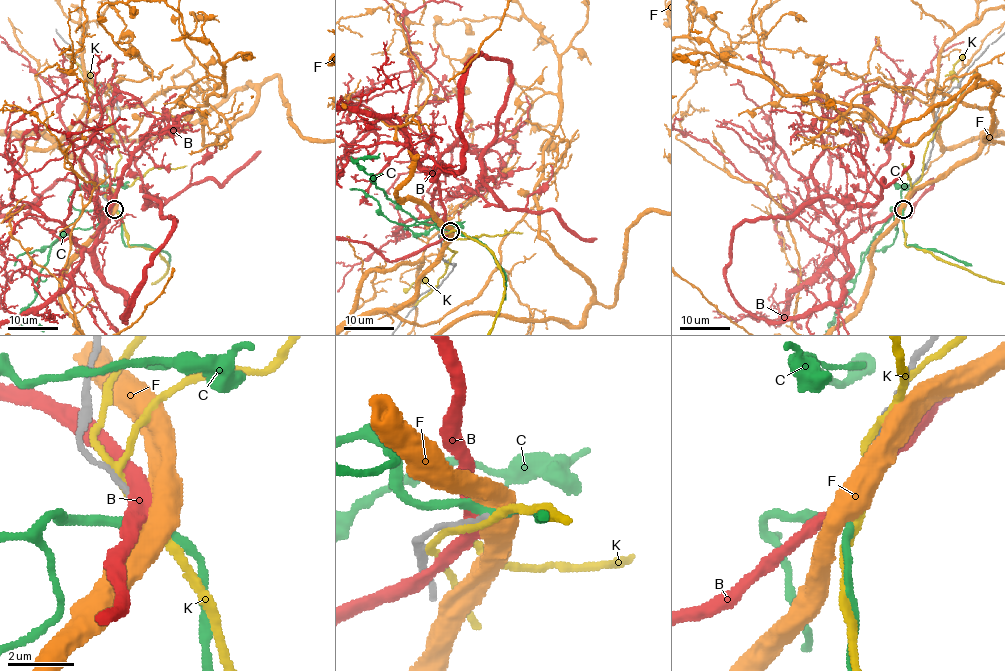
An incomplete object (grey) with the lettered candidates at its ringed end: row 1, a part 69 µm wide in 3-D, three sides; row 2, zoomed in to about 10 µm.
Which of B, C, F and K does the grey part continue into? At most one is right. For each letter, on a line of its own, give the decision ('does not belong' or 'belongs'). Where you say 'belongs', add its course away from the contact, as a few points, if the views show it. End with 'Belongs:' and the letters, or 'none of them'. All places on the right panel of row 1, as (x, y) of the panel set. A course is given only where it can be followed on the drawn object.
B: does not belong
C: does not belong
F: does not belong
K: does not belong
Belongs: none of them

